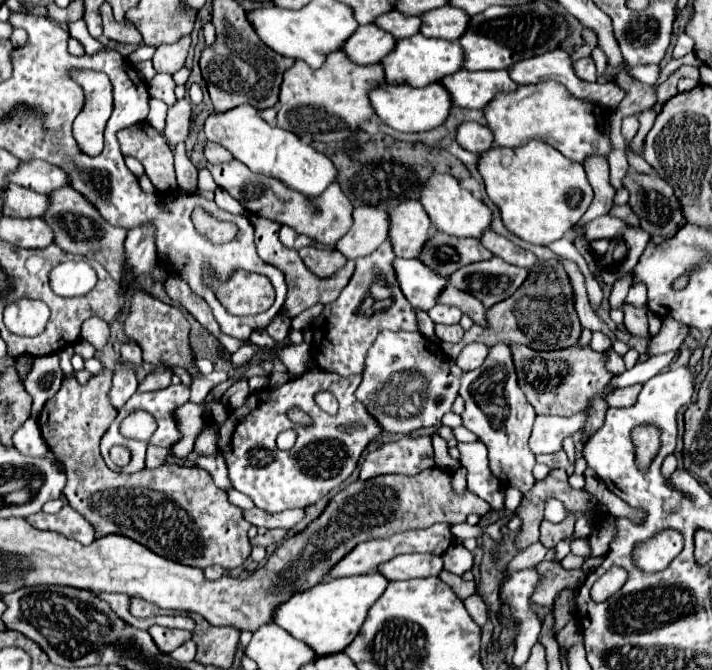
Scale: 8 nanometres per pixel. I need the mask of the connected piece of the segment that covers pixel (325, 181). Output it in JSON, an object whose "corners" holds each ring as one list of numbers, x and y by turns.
{"corners":[[238,106,230,112,212,112,206,118,204,134,208,140,222,144,232,152,236,160,246,164,252,172,262,176,272,176,284,186,304,192,306,196,320,196,330,182,336,180,336,168,330,158,316,152,312,146,302,144,296,134,270,126,258,116,258,110,252,106]]}

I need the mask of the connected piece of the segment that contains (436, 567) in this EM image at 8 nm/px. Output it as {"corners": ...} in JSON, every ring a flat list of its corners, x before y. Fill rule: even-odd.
{"corners":[[402,554,378,566,378,574,388,580,412,580,412,578,428,578,440,574,444,568,440,556,426,554]]}

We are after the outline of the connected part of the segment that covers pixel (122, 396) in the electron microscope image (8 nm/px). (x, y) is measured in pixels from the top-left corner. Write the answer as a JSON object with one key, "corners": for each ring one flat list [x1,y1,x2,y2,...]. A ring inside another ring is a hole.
{"corners":[[122,360,116,362,114,376,112,376,112,388,108,392,110,404,116,410,120,410,126,404,126,400,130,400,130,396,136,392,136,386,138,386,138,380,136,380,134,368,128,368]]}

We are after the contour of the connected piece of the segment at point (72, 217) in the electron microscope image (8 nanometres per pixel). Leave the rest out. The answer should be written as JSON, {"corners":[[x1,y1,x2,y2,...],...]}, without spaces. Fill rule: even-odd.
{"corners":[[58,188,58,192,50,192,50,208,46,210,46,224,54,228,54,244,60,246,64,252,82,254,86,258,98,260,114,280,120,280,122,266,124,266,124,238,126,230,114,228,102,220,98,210,74,188]]}

